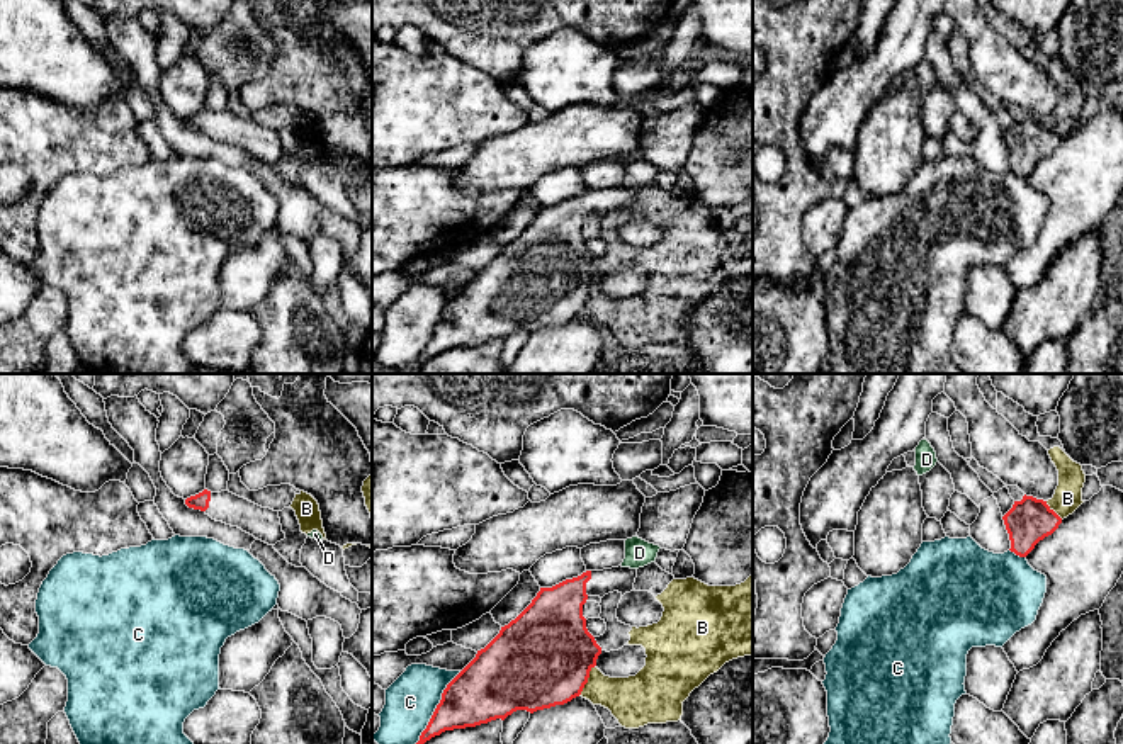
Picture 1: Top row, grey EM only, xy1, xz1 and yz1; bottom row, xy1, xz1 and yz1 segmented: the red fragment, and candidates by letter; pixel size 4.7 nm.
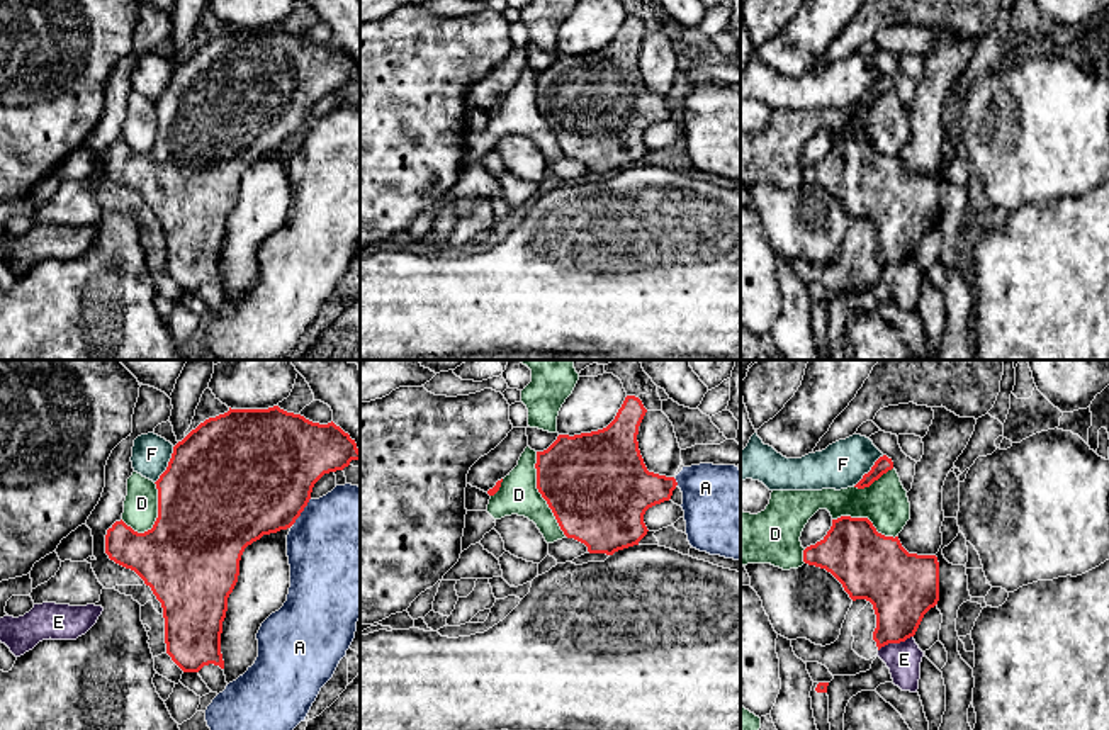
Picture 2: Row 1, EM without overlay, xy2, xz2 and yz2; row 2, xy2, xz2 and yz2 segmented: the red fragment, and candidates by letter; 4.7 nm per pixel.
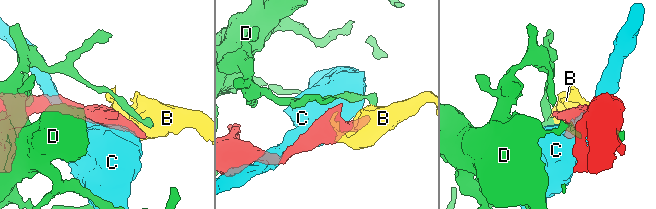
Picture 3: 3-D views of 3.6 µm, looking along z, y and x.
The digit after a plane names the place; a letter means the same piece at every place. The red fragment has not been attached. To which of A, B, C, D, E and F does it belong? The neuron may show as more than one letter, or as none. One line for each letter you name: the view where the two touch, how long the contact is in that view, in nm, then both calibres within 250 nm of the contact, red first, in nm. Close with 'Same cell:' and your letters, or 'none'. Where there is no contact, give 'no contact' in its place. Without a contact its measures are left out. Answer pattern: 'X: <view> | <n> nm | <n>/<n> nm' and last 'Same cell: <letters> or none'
Same cell: none

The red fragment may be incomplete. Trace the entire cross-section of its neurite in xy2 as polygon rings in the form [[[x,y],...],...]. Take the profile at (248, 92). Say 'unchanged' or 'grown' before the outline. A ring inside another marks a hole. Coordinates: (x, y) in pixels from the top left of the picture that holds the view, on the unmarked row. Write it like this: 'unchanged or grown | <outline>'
unchanged | [[[279,25],[268,29],[231,29],[209,37],[173,66],[166,90],[155,102],[158,138],[151,149],[134,151],[122,139],[105,154],[105,173],[115,183],[134,190],[161,222],[166,273],[183,292],[199,292],[214,284],[224,289],[221,273],[222,241],[233,212],[239,180],[248,165],[263,154],[290,148],[311,119],[314,104],[329,92],[360,80],[360,70],[333,41],[319,44]]]

